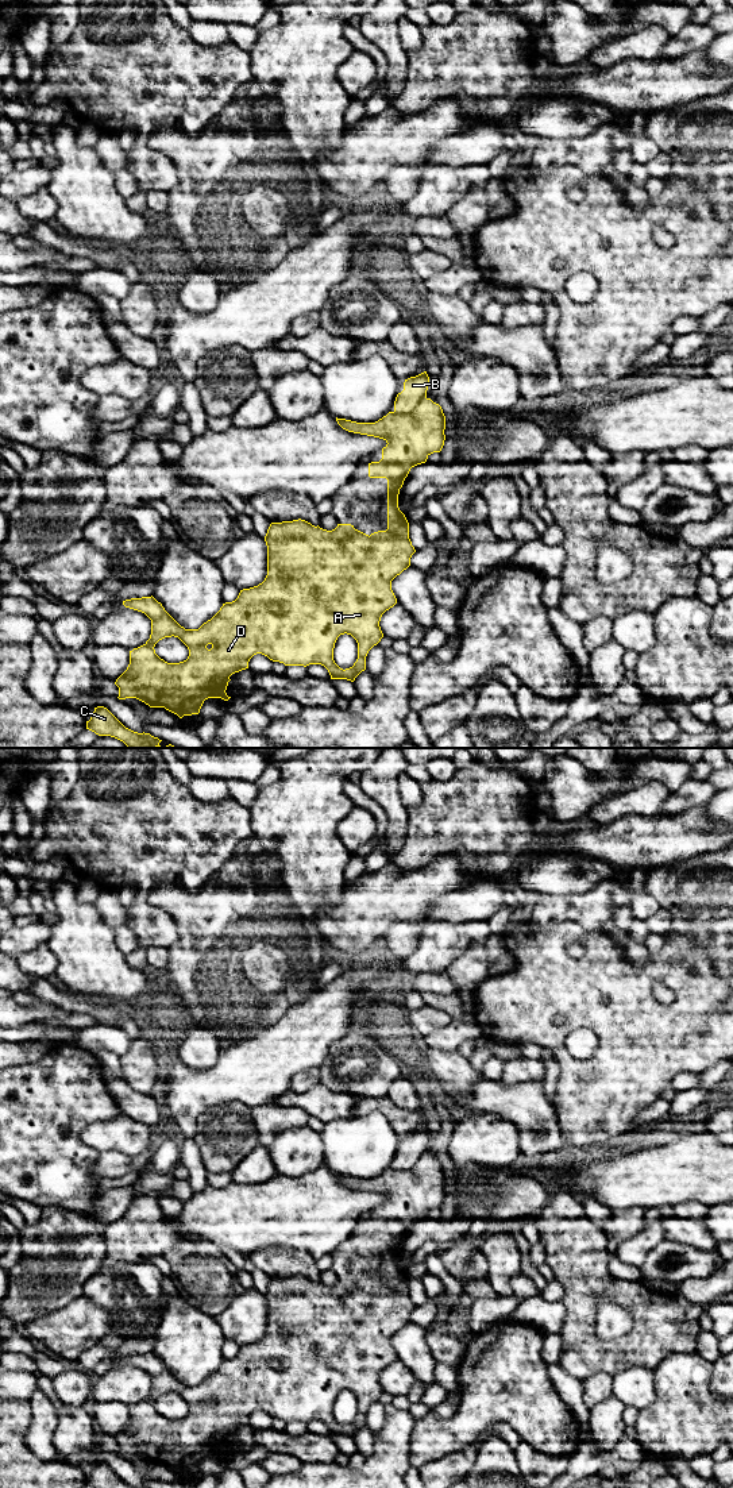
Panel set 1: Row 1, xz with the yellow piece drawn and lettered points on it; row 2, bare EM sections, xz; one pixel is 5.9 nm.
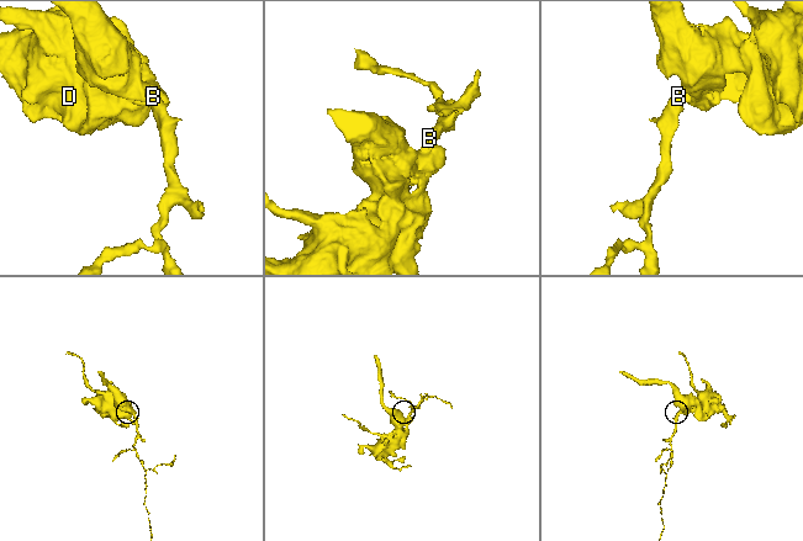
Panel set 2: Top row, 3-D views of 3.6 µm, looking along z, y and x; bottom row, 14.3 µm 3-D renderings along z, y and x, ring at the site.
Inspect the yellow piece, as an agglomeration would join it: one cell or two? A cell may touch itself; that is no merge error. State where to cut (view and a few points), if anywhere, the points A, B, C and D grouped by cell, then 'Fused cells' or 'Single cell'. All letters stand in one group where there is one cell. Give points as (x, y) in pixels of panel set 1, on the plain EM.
Split along xz (425, 1152), (411, 1167), (394, 1168). Groups: A C D / B. Fused cells

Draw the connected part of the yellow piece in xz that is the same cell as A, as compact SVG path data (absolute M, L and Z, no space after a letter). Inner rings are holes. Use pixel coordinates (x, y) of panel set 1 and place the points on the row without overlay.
M423 1154L409 1169L389 1168L375 1179L356 1179L337 1175L337 1180L354 1190L383 1195L387 1200L382 1204L382 1215L369 1219L370 1234L387 1235L387 1285L378 1287L370 1292L355 1285L351 1280L337 1280L332 1287L315 1283L305 1276L271 1279L265 1298L267 1302L267 1331L258 1342L240 1346L238 1354L225 1358L220 1366L198 1385L185 1385L181 1383L153 1352L131 1354L123 1357L126 1364L144 1369L151 1376L150 1395L140 1403L130 1407L130 1420L116 1435L119 1456L136 1454L150 1464L165 1464L184 1472L198 1470L205 1456L221 1454L228 1457L225 1446L229 1433L248 1425L250 1415L262 1410L273 1418L285 1422L324 1422L331 1435L355 1434L366 1426L366 1412L377 1402L383 1389L379 1383L382 1371L397 1360L391 1346L391 1337L410 1322L410 1314L416 1308L409 1295L409 1279L398 1264L398 1250L412 1223L425 1219L433 1208L440 1208L445 1191L445 1172L439 1160L431 1154ZM340 1391L351 1391L358 1399L358 1415L350 1425L340 1425L333 1416L333 1404ZM165 1393L178 1393L189 1406L186 1416L167 1419L155 1410L155 1400Z

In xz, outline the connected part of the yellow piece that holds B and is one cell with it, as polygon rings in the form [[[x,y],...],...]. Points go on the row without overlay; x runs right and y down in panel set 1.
[[[427,1127],[410,1133],[404,1138],[404,1146],[397,1150],[394,1157],[396,1169],[409,1169],[417,1160],[427,1153],[427,1146],[429,1142],[429,1133]]]

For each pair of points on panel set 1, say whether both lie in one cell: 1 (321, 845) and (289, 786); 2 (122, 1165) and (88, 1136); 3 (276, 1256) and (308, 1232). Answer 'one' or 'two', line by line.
1: one
2: two
3: two

